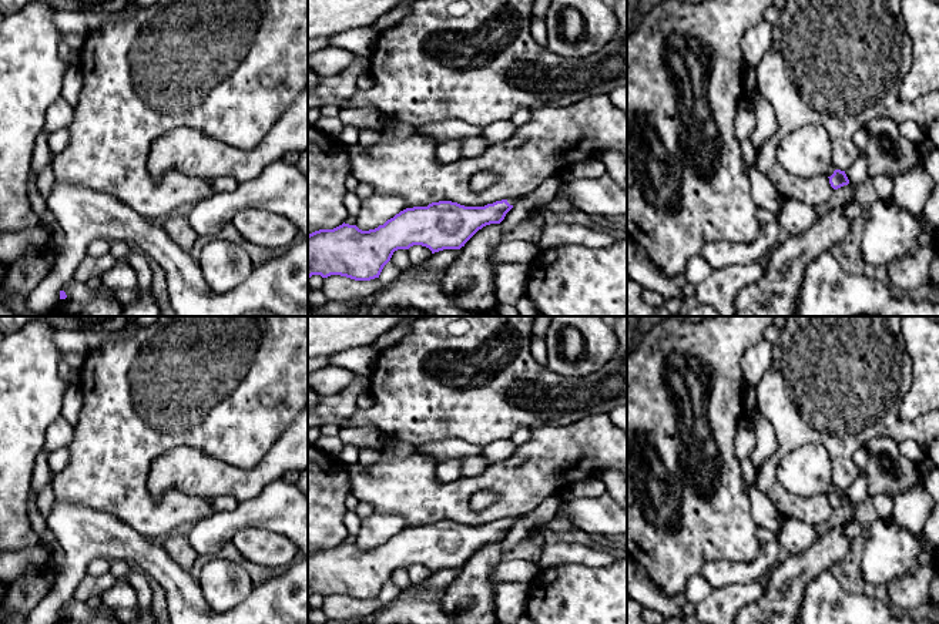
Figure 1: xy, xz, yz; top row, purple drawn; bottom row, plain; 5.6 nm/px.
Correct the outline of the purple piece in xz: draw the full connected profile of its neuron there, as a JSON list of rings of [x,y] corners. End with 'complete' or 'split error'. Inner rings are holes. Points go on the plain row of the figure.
[[[516,514],[484,526],[465,526],[452,520],[439,520],[427,526],[406,527],[383,544],[369,550],[345,541],[333,548],[315,550],[308,554],[308,598],[312,594],[322,597],[341,594],[355,600],[370,600],[379,597],[383,586],[398,568],[409,568],[413,564],[426,566],[432,573],[443,568],[460,568],[483,546],[500,543],[523,516]]]; split error

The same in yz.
[[[819,443],[794,449],[778,462],[775,474],[781,484],[798,497],[826,494],[834,509],[849,503],[845,490],[834,487],[831,459]]]; split error

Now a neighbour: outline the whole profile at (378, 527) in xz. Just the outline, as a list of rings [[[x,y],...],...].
[[[373,511],[362,521],[355,544],[362,550],[375,548],[406,527],[405,520],[398,514]]]

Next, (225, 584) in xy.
[[[218,557],[202,567],[197,580],[205,601],[215,613],[238,607],[254,588],[244,564]]]

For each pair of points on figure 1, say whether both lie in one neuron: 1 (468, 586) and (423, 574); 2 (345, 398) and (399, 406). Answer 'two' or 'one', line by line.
1: two
2: two

